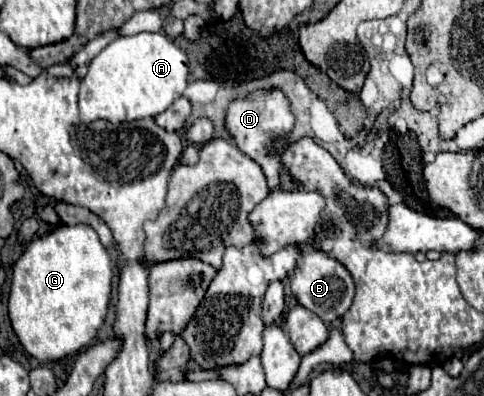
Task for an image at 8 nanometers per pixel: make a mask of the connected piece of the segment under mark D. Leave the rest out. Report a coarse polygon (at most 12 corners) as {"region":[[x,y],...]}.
{"region":[[279,89],[231,101],[227,129],[237,147],[279,185],[275,135],[293,129]]}

